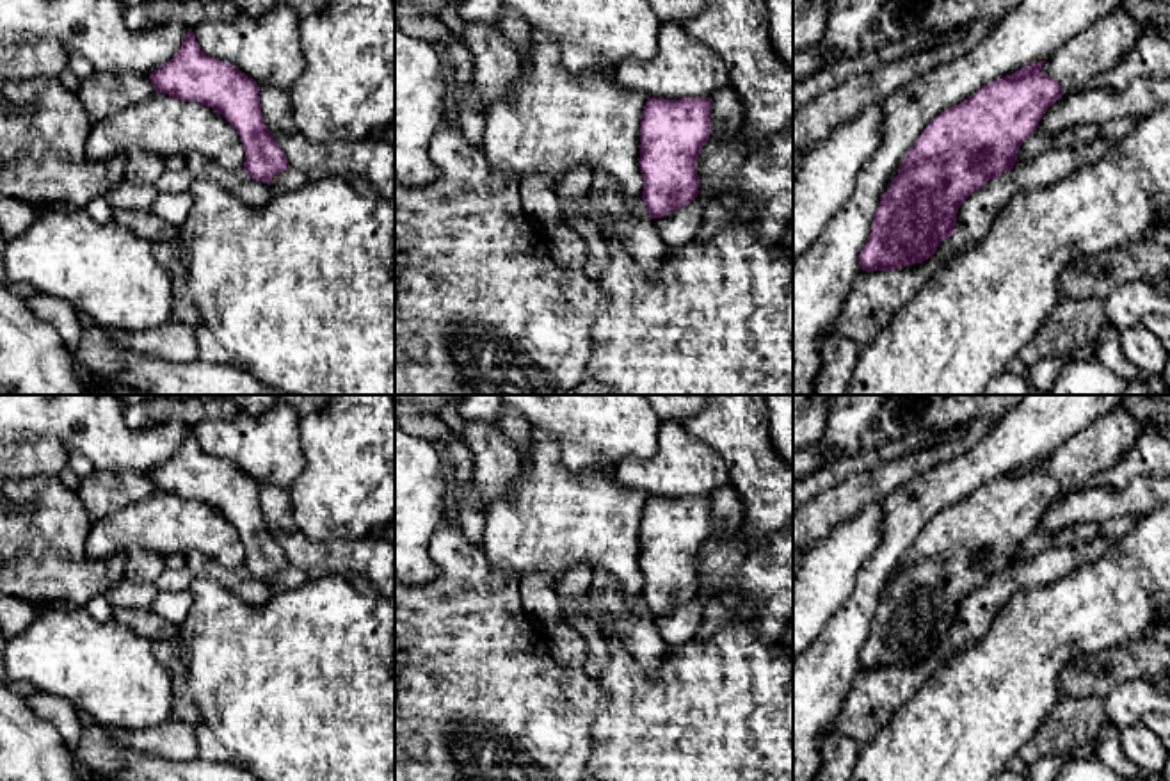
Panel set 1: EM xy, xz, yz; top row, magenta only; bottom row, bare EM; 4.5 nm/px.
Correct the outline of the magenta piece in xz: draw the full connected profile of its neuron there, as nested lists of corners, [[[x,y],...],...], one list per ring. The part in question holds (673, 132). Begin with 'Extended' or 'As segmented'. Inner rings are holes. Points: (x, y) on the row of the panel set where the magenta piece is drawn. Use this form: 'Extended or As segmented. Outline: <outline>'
As segmented. Outline: [[[647,98],[638,165],[649,217],[661,219],[697,197],[697,160],[709,133],[711,98]]]

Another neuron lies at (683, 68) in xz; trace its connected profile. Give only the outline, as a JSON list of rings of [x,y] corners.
[[[661,23],[656,57],[619,64],[615,84],[645,98],[711,98],[729,85],[729,73],[720,55],[692,39],[681,23]]]

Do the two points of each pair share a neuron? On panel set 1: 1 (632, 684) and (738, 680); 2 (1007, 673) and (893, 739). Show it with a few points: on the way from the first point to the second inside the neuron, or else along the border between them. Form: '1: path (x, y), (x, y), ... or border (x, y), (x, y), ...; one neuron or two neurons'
1: path (658, 687), (712, 687); one neuron
2: path (978, 701), (941, 739), (921, 739); one neuron

